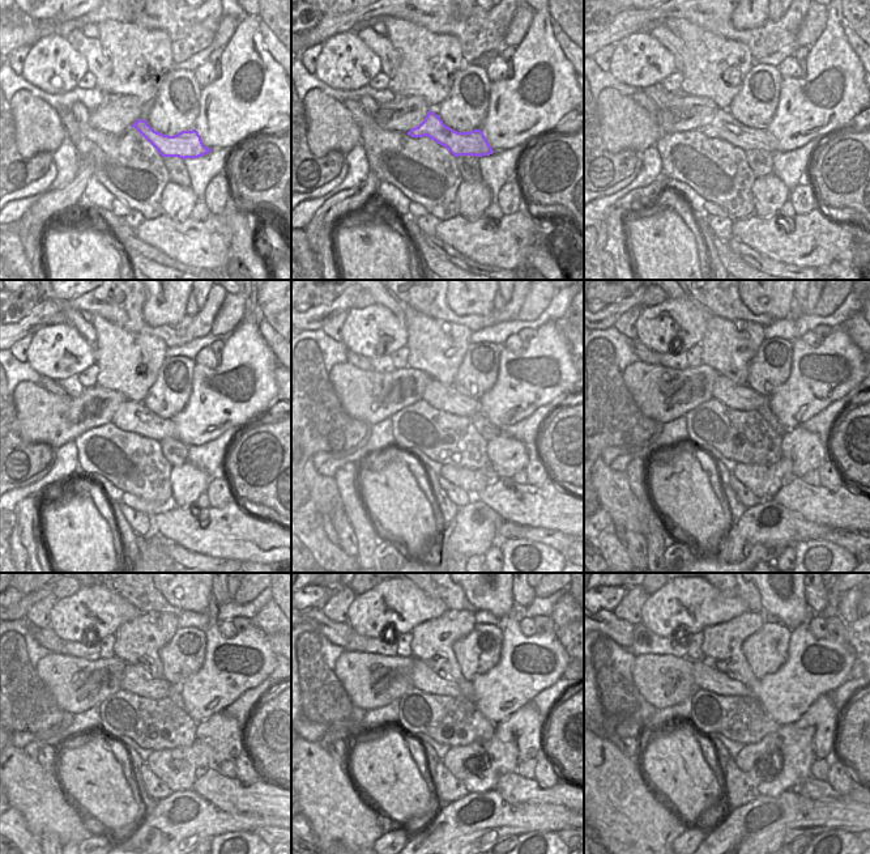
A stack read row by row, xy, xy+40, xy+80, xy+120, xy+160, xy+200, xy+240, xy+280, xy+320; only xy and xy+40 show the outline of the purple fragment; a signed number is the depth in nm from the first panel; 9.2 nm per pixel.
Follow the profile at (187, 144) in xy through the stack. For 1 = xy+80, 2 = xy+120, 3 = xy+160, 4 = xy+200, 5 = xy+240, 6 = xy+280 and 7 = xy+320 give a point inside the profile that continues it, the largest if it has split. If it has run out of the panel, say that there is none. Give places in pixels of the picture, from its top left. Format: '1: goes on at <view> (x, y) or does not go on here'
1: goes on at xy+80 (724, 127)
2: goes on at xy+120 (132, 417)
3: goes on at xy+160 (443, 413)
4: goes on at xy+200 (725, 421)
5: goes on at xy+240 (141, 710)
6: goes on at xy+280 (434, 706)
7: goes on at xy+320 (723, 705)

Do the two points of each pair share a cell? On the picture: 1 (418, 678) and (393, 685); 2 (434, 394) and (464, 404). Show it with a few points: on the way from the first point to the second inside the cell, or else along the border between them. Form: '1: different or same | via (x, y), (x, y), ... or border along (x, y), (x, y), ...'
1: different | border along (414, 659), (410, 676), (412, 687), (399, 699)
2: same | via (442, 402), (444, 404), (456, 404)

